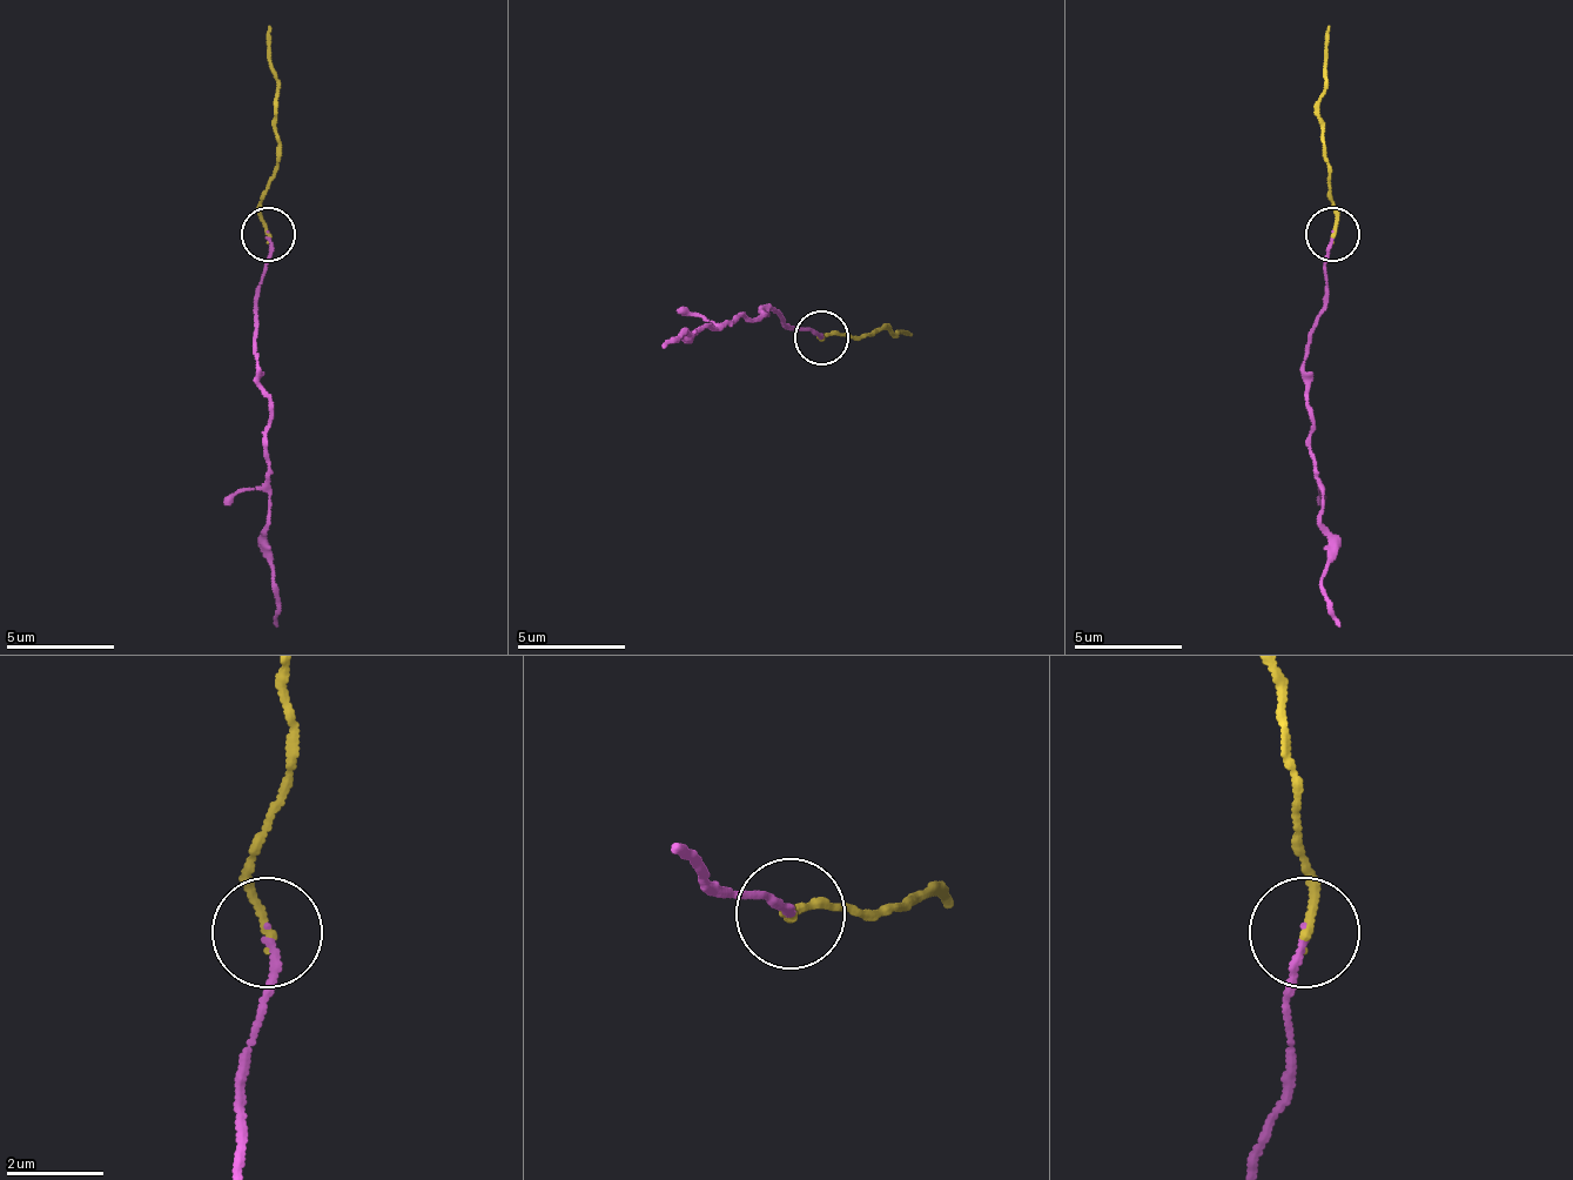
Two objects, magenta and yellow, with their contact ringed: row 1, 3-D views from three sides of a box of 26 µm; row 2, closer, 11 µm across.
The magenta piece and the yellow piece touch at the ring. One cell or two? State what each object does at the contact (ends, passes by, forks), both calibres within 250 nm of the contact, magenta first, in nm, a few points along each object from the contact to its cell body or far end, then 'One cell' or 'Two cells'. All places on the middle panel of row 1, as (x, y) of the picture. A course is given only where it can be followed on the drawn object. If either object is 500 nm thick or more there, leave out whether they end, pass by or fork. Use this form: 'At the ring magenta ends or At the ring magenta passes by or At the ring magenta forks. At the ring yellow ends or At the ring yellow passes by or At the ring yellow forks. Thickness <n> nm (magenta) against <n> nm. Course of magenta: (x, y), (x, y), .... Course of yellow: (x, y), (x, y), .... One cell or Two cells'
At the ring magenta ends. At the ring yellow ends. Thickness 120 nm (magenta) against 170 nm. Course of magenta: (822, 339), (761, 306), (761, 316), (698, 333), (680, 328), (664, 349). Course of yellow: (822, 339), (826, 333), (854, 339), (881, 328), (911, 333). One cell

